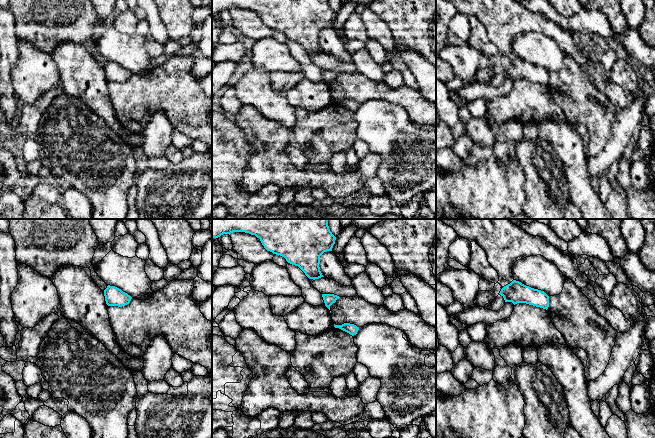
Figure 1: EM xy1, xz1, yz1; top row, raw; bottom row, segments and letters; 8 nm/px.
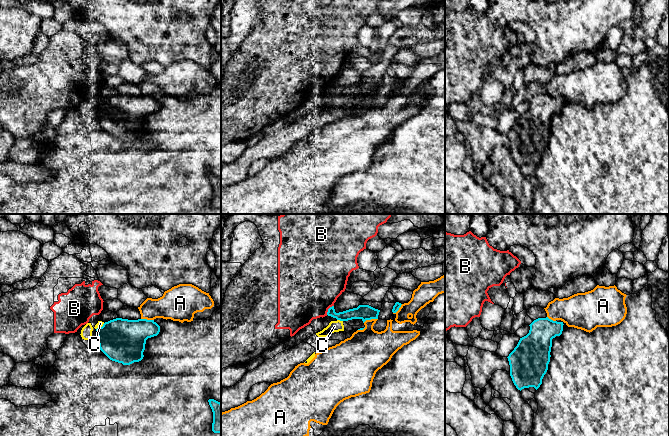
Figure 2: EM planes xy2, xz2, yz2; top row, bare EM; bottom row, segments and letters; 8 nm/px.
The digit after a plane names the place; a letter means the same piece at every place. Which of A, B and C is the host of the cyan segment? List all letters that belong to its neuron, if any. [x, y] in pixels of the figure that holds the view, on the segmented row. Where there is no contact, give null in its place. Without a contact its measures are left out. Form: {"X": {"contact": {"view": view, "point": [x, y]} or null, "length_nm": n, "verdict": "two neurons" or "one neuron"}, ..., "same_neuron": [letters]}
{"A": {"contact": {"view": "xz2", "point": [370, 319]}, "length_nm": 120, "verdict": "two neurons"}, "B": {"contact": {"view": "xz2", "point": [328, 309]}, "length_nm": 100, "verdict": "two neurons"}, "C": {"contact": {"view": "xz2", "point": [340, 320]}, "length_nm": 50, "verdict": "one neuron"}, "same_neuron": ["C"]}

